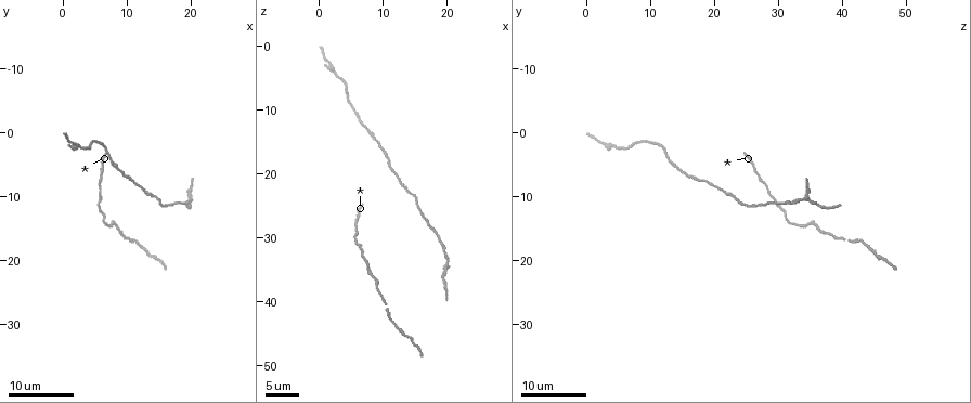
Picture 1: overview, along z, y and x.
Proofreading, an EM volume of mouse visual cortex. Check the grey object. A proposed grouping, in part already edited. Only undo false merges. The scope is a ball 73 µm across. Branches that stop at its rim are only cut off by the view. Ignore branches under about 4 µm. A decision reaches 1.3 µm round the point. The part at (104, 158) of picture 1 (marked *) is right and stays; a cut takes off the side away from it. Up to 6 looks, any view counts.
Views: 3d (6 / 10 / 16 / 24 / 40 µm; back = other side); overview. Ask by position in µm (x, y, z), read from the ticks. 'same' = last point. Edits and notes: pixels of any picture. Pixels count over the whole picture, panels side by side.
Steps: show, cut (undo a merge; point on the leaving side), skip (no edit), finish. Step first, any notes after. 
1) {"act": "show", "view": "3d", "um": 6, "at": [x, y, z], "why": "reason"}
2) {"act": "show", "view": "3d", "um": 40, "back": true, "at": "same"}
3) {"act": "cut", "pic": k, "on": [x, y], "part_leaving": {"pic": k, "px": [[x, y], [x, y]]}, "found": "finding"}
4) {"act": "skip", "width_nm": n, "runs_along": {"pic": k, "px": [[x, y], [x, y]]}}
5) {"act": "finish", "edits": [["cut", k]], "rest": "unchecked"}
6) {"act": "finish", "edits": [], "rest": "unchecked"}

{"act": "show", "view": "3d", "um": 16, "at": [11.5, 8.0, 19.5]}

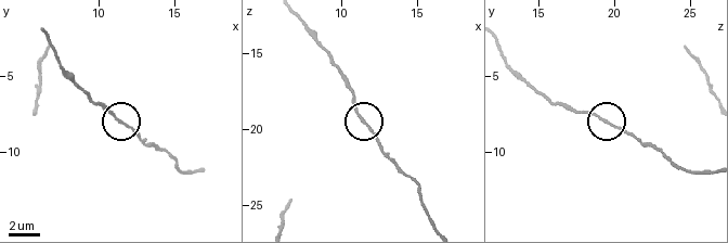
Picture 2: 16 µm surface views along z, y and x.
{"act": "show", "view": "3d", "um": 6, "at": [11.4, 8.0, 19.4]}

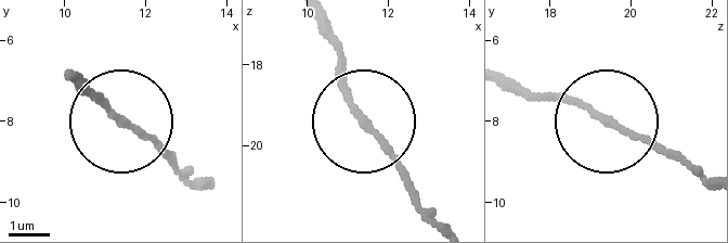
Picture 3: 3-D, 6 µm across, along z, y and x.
{"act": "skip", "side_arm_um": 26, "found": "all the same neuron"}

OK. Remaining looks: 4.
{"act": "show", "view": "3d", "um": 16, "at": [19.5, 11.0, 31.0], "why": "sudden change in width"}

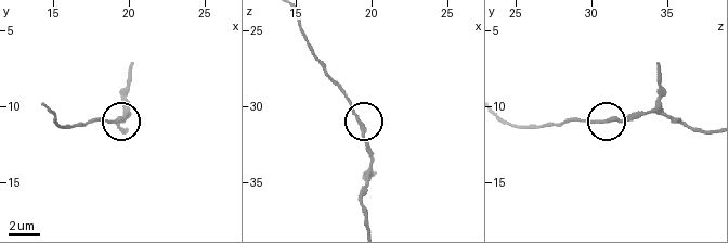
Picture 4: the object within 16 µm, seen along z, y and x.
{"act": "show", "view": "3d", "um": 10, "at": [19.2, 11.2, 31.0], "why": "zoom in"}

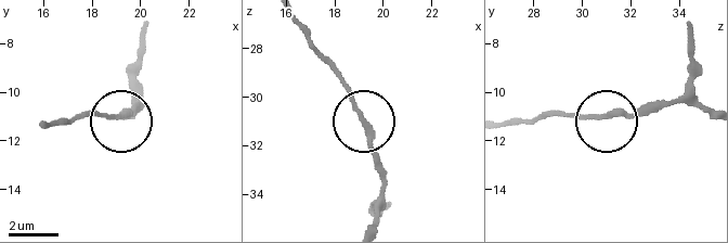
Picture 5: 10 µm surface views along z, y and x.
{"act": "skip", "found": "one neuron here"}

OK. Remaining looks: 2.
{"act": "show", "view": "3d", "um": 24, "at": [9.5, 15.5, 37.0], "why": "thick turns thin"}

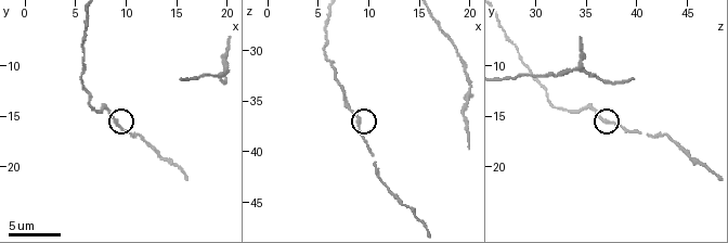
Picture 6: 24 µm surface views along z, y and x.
{"act": "show", "view": "3d", "um": 10, "at": [9.0, 15.6, 36.8]}

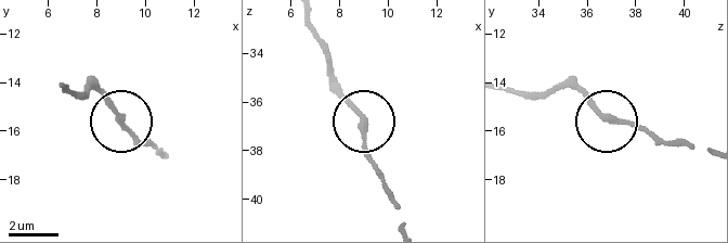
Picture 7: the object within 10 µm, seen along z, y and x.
{"act": "skip", "width_nm": 220, "runs_along": {"pic": 7, "px": [[307, 23], [334, 86], [361, 123], [363, 148], [375, 170]]}, "found": "all the same neuron"}

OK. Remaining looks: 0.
{"act": "finish", "edits": [], "rest": "unchecked"}

